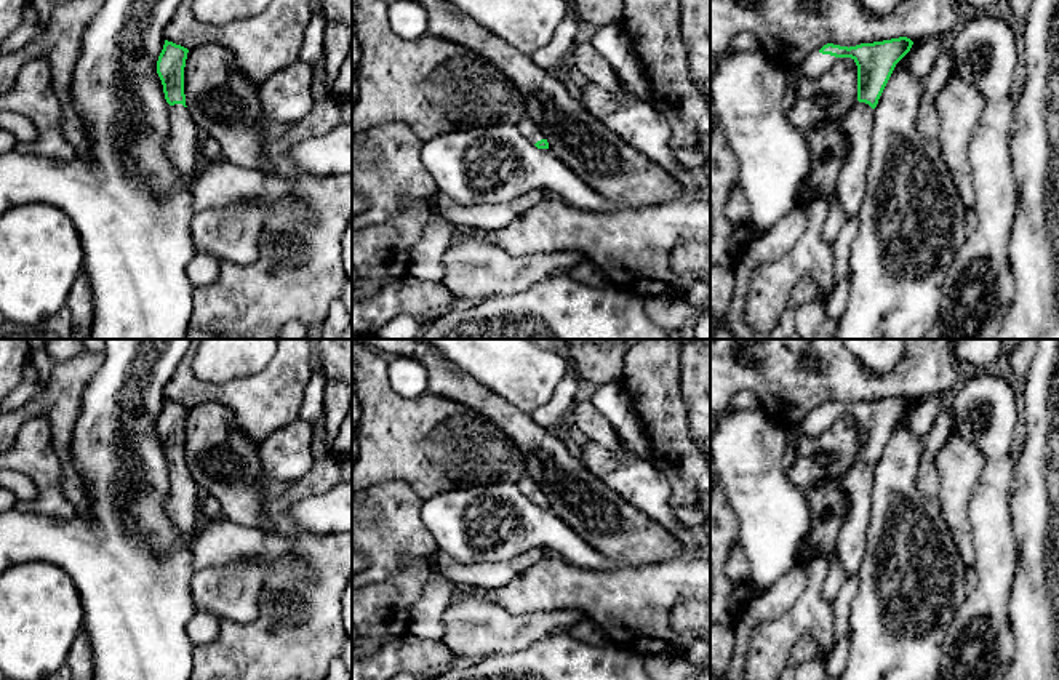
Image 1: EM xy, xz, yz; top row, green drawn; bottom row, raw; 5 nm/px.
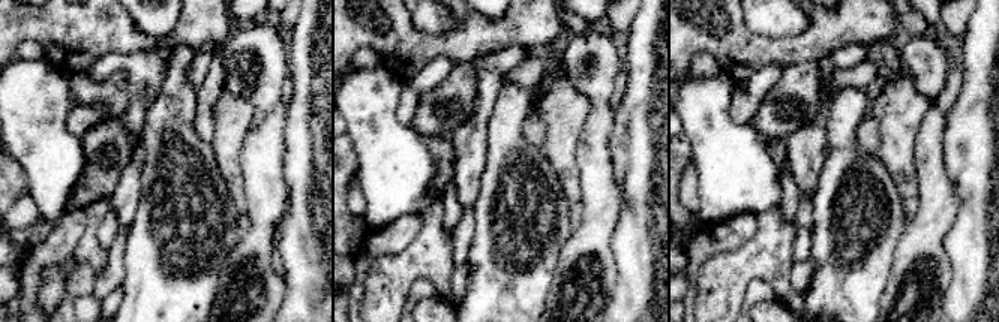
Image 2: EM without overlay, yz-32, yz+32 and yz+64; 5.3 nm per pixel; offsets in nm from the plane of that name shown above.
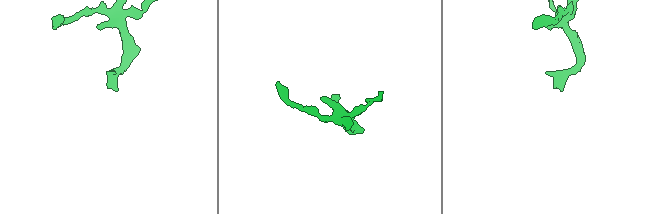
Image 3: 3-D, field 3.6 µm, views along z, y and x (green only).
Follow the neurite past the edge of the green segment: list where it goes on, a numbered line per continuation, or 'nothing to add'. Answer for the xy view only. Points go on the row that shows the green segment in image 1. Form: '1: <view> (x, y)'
1: xy (183, 149)

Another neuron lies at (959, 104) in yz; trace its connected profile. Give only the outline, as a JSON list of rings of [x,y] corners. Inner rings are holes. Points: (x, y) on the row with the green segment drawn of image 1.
[[[953,70],[947,85],[936,96],[936,110],[941,122],[936,138],[937,147],[966,210],[973,210],[976,202],[968,150],[984,106],[982,93],[965,83]]]

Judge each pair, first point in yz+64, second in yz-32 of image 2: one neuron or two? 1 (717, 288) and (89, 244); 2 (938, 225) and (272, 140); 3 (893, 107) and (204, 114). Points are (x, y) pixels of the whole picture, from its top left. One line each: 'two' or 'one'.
1: one
2: one
3: two

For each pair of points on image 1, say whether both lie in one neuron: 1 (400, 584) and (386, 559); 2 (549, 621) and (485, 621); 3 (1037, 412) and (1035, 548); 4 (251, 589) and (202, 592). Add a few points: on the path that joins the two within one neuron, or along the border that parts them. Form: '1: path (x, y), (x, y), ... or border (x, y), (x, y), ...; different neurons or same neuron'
1: border (427, 564), (407, 562), (389, 576), (368, 584); different neurons
2: path (533, 624), (501, 624); same neuron
3: path (1040, 445), (1040, 514); same neuron
4: path (239, 602), (215, 600); same neuron

